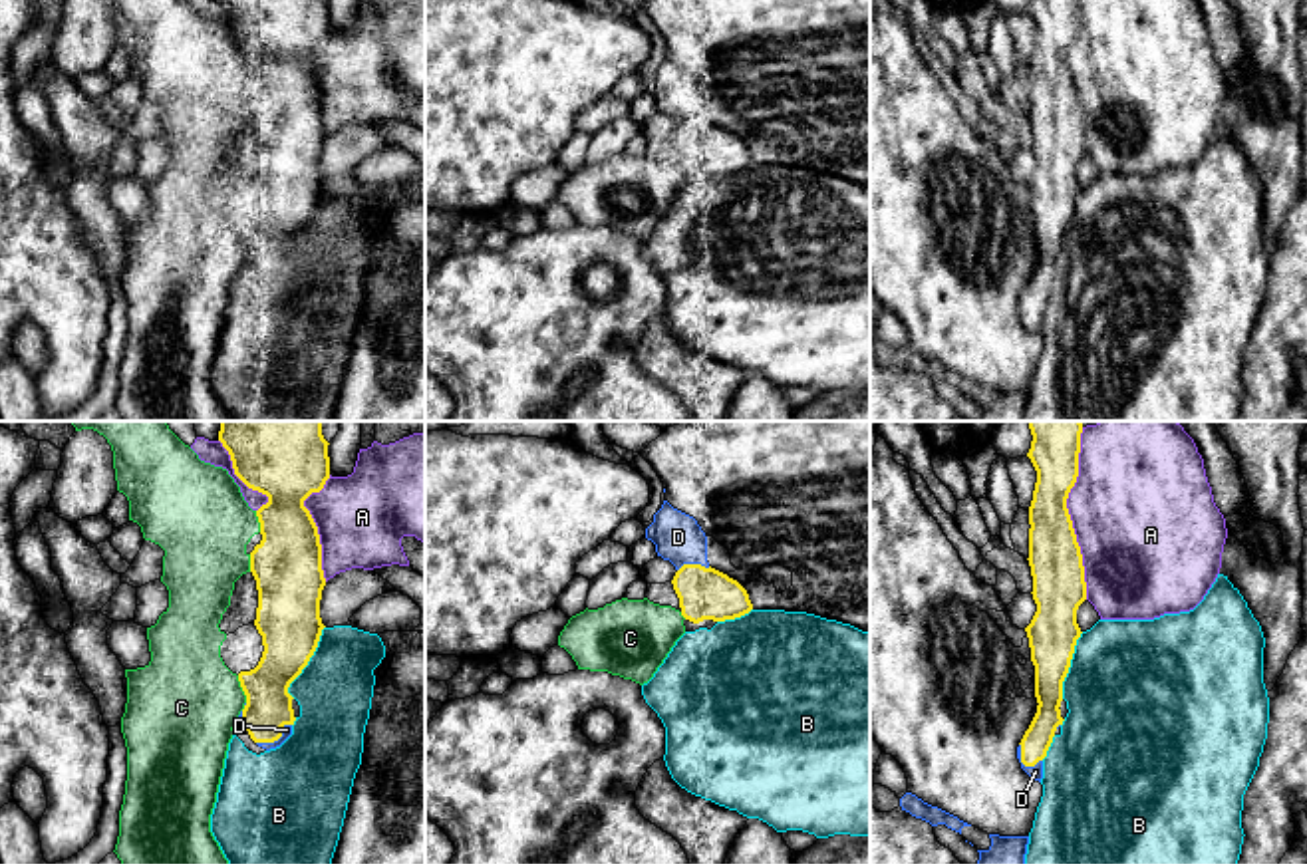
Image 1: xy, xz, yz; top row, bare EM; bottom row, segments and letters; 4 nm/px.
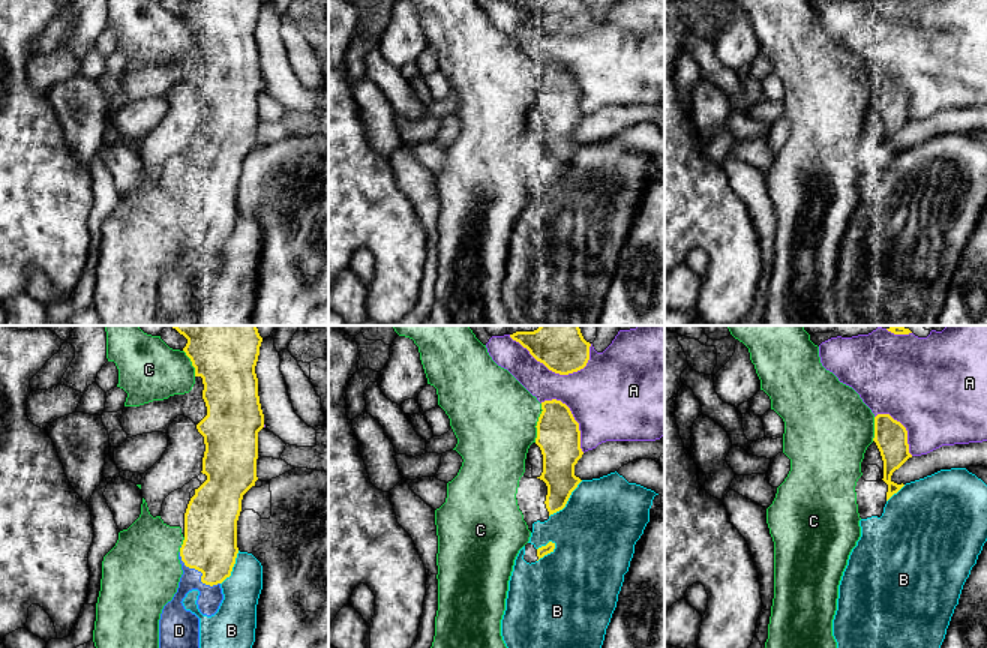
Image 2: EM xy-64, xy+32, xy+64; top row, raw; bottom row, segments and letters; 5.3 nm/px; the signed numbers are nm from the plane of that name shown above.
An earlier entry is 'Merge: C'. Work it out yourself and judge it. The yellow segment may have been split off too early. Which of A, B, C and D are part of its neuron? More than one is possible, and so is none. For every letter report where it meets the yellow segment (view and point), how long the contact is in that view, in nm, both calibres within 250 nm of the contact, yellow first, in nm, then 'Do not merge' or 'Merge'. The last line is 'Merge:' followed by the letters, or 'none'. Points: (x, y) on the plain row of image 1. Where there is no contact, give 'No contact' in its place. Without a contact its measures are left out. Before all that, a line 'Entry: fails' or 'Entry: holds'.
Entry: fails
A: Touches yellow at yz (1071, 78). Shared border 600 nm. Thickness 220 nm (yellow) against 500 nm. Do not merge
B: Touches yellow at xy (308, 215). Shared border 320 nm. Thickness 260 nm (yellow) against 300 nm. Do not merge
C: Touches yellow at xy (243, 245). Shared border 120 nm. Thickness 190 nm (yellow) against 440 nm. Do not merge
D: Touches yellow at xy (277, 294). Shared border 170 nm. Thickness 190 nm (yellow) against 50 nm. Merge
Merge: D

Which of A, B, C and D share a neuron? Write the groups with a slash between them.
A / B / C / D

